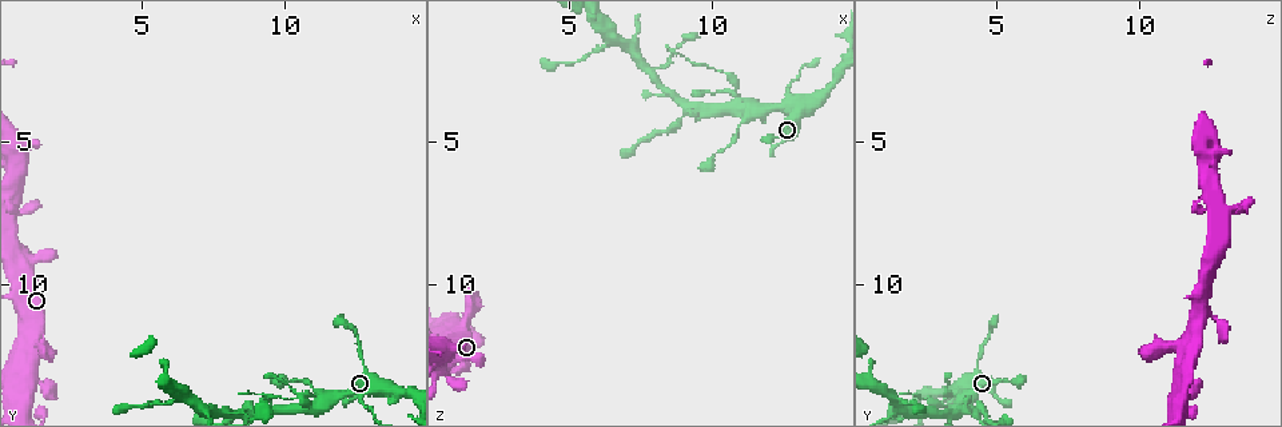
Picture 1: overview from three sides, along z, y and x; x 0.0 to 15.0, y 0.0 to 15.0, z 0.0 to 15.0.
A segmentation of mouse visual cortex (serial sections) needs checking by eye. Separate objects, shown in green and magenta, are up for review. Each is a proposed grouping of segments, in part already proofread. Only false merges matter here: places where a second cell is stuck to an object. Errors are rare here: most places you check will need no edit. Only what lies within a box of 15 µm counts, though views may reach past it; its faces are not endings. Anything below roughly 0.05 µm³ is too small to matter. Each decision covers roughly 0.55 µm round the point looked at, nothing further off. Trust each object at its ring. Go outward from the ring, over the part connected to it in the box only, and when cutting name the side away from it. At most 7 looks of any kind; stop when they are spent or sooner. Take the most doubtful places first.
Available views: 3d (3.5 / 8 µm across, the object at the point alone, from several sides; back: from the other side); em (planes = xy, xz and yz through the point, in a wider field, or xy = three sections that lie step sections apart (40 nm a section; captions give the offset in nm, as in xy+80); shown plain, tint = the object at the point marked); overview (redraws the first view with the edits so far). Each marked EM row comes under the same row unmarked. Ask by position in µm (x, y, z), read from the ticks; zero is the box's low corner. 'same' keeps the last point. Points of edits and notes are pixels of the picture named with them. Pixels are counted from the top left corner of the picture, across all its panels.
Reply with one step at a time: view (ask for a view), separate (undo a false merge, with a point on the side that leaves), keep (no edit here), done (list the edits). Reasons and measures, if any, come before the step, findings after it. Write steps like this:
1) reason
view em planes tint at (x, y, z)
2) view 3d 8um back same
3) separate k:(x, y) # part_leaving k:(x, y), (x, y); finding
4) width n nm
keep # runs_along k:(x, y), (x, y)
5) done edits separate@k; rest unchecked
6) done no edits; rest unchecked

sharp bend
view 3d 3.5um back at (11.4, 14.0, 3.8)

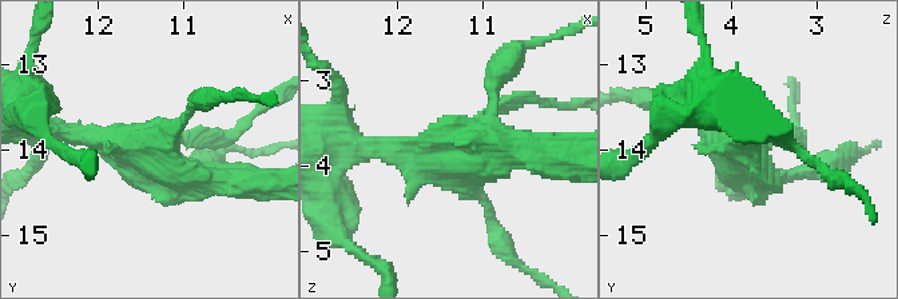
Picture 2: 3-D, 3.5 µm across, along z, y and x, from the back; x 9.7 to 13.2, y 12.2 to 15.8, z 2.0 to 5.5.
view em planes tint at (11.40, 14.00, 3.90)

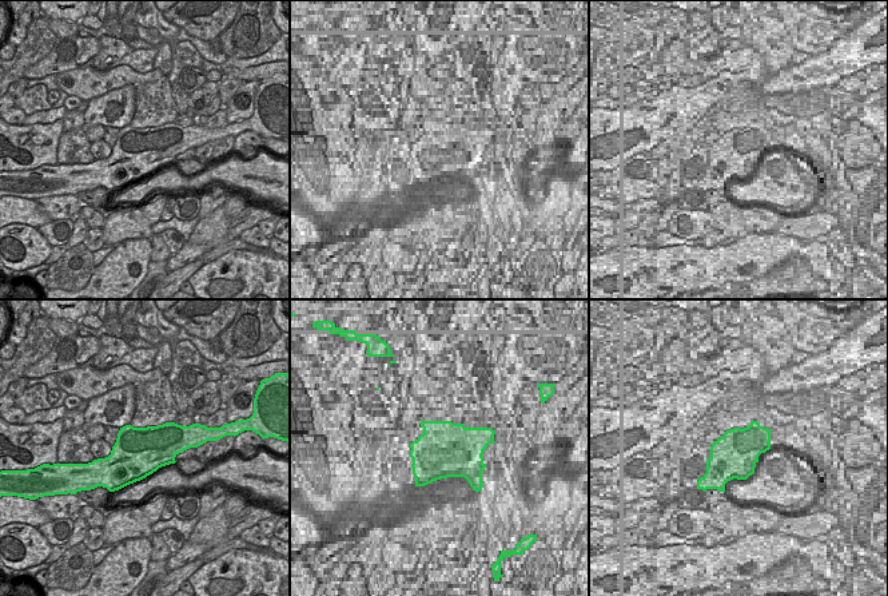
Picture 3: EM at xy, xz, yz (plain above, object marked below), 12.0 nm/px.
keep # continuous, no second cell

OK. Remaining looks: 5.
looks like a crossing
view 3d 3.5um at (1.3, 12.2, 11.4)

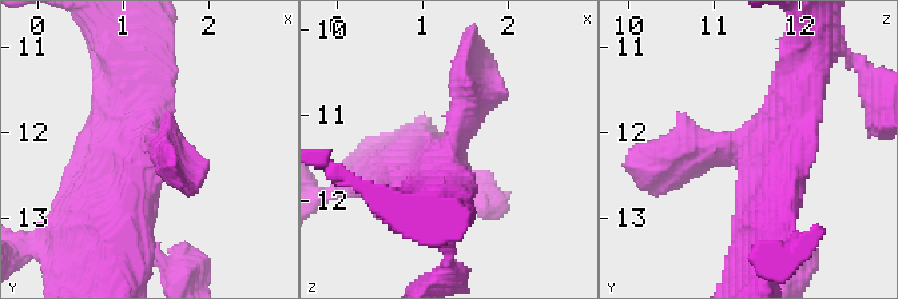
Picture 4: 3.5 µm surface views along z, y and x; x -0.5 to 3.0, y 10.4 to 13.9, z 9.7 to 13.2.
keep # runs_along 4:(805, 60), (770, 163), (759, 232); all the same cell

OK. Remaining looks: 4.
three arms meet
view 3d 3.5um at (6.5, 14.0, 1.4)

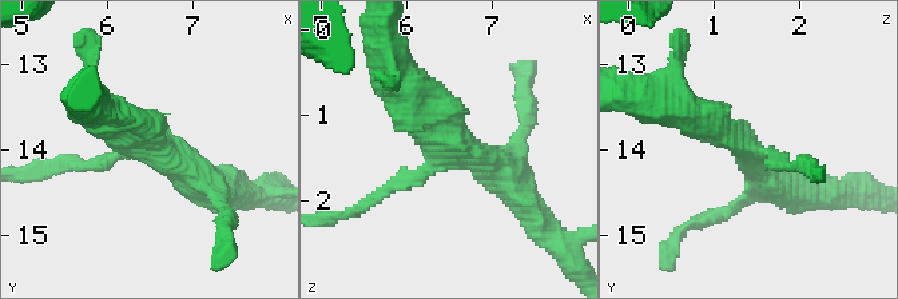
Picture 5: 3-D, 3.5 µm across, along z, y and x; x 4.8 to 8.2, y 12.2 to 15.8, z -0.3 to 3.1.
arms 3; arm_widths 150, 400, 400 nm; shape alone is not enough
view em xy step 2 tint at (6.50, 14.05, 1.40)

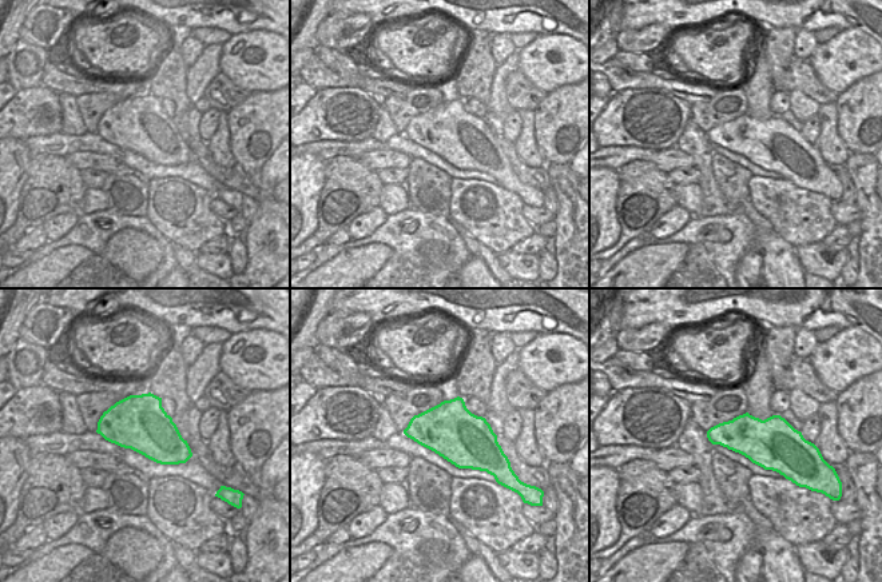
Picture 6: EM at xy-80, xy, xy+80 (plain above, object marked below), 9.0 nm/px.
width 500 nm
keep # runs_along 5:(519, 188), (400, 92); one cell here

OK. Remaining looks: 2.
done no edits; rest unchecked

